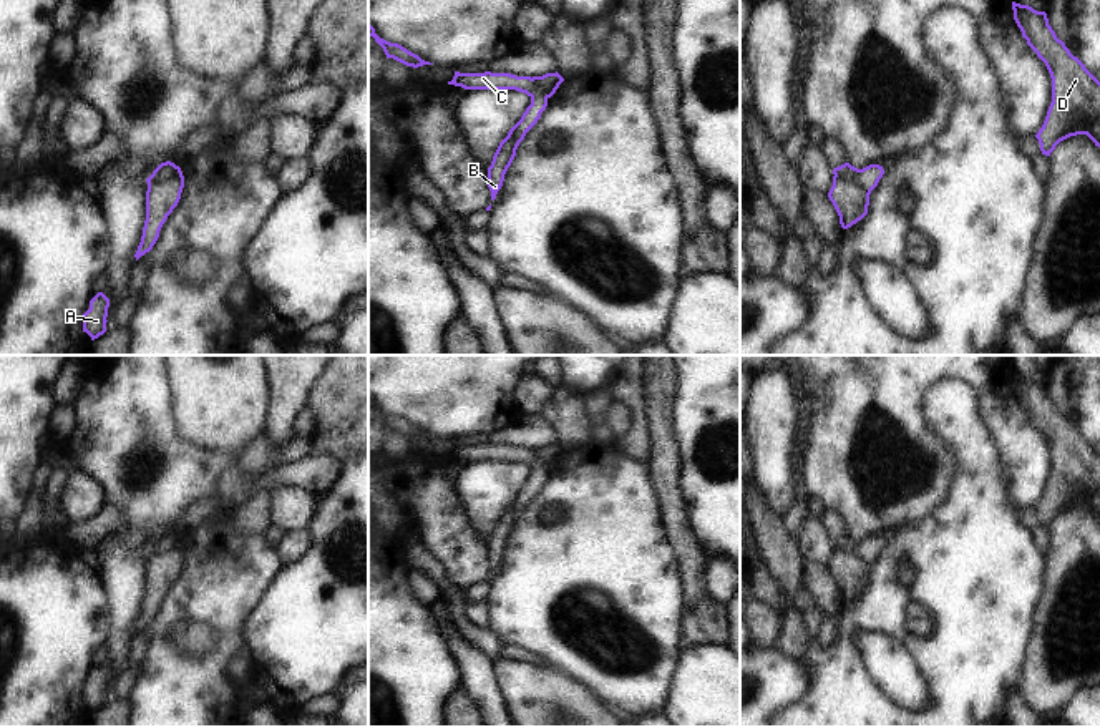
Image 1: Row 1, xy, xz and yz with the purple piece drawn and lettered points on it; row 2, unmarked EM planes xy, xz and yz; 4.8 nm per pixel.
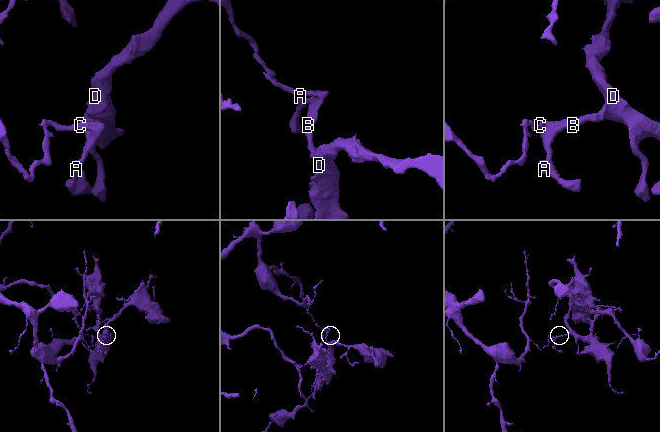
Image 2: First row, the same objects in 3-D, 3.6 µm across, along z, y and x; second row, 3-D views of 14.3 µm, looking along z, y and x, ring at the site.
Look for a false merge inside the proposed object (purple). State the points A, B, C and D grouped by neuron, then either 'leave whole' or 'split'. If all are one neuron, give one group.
groups A B D / C; split

